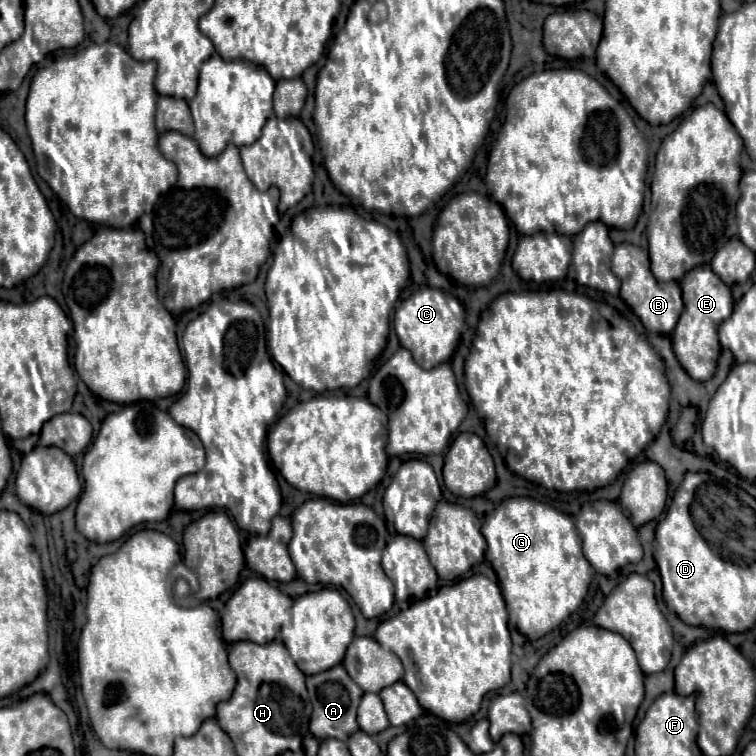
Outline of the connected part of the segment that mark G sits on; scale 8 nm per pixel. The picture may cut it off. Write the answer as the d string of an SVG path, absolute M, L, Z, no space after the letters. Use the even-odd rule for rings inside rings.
M510 497L486 517L482 535L488 543L486 559L496 572L510 621L512 625L516 621L522 635L537 640L580 607L592 579L592 565L582 555L582 543L570 515L530 497Z

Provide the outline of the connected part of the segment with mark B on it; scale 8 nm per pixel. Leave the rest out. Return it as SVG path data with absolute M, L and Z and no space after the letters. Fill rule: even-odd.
M620 243L614 247L612 253L612 269L622 281L620 285L620 297L634 309L634 313L640 317L644 327L648 331L660 333L660 335L670 335L678 323L678 317L684 309L682 299L680 299L680 287L676 281L670 283L660 283L652 271L650 271L650 259L648 253L642 251L636 245L630 243Z

